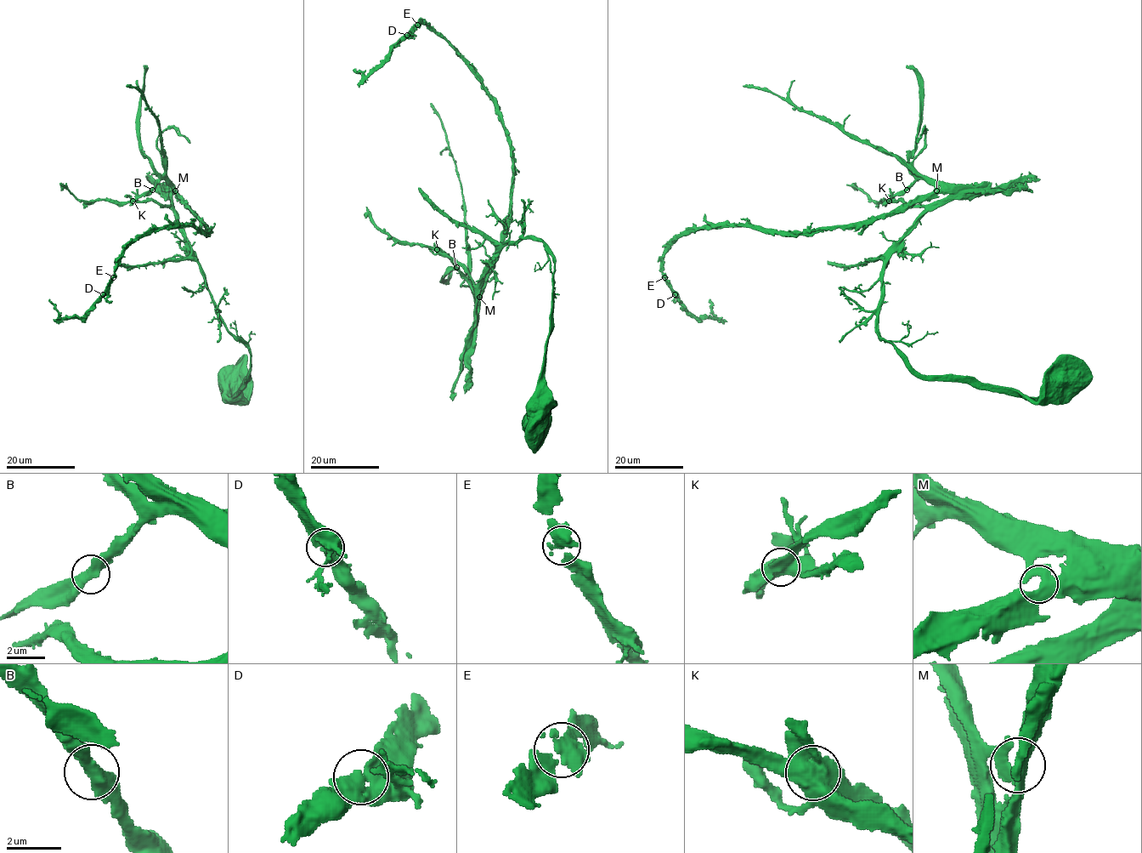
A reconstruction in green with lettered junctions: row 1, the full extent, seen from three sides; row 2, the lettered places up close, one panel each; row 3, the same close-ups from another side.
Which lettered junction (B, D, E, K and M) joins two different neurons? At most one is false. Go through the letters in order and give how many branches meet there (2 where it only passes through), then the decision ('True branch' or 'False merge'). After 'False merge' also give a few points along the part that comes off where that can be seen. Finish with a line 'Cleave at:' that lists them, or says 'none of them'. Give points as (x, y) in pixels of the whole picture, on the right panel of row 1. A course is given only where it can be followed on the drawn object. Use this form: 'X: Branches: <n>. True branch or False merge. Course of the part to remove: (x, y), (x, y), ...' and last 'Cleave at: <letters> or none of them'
B: Branches: 2. True branch
D: Branches: 2. True branch
E: Branches: 3. True branch
K: Branches: 3. False merge. Course of the part to remove: (889, 201), (919, 179), (936, 190), (809, 231), (689, 228), (664, 276), (697, 317), (715, 318), (709, 299)
M: Branches: 3. True branch
Cleave at: K

